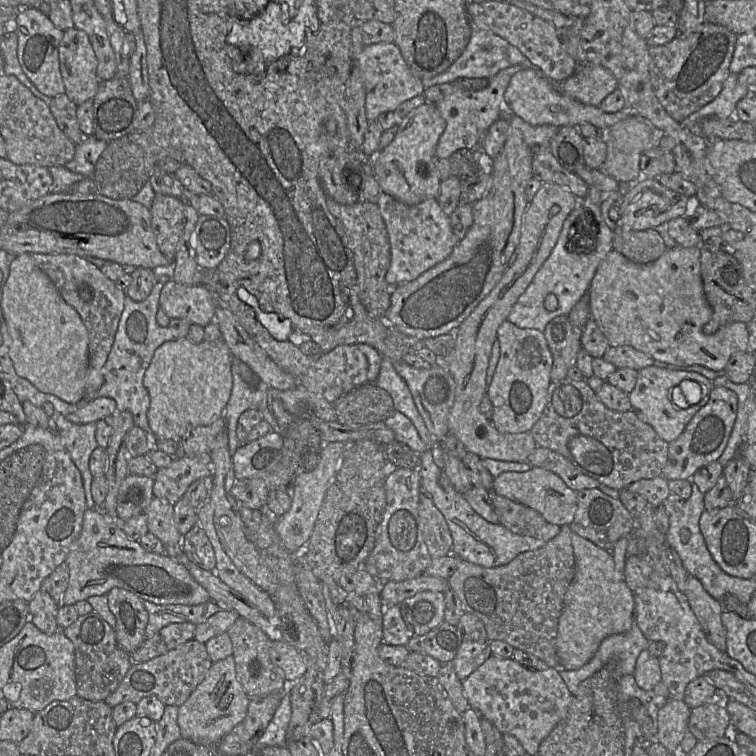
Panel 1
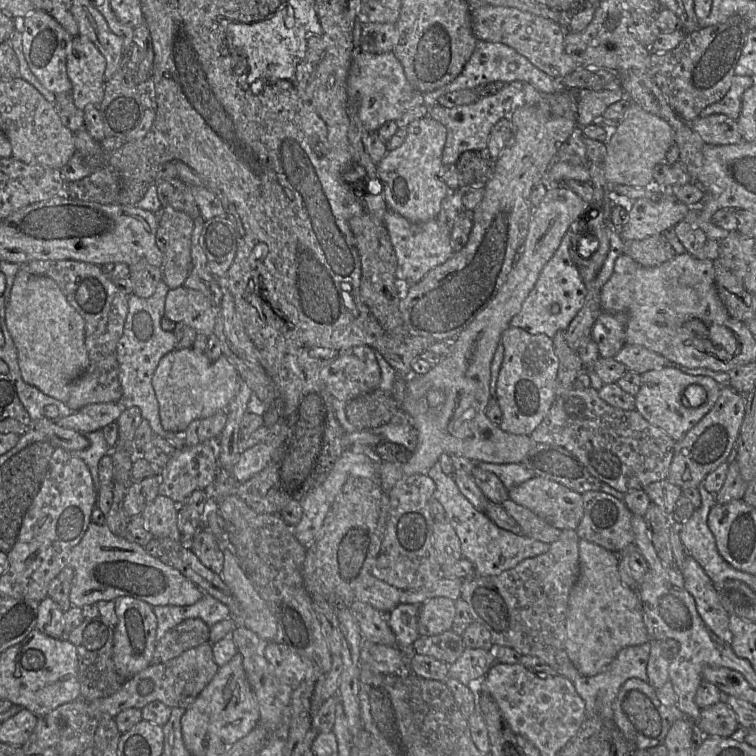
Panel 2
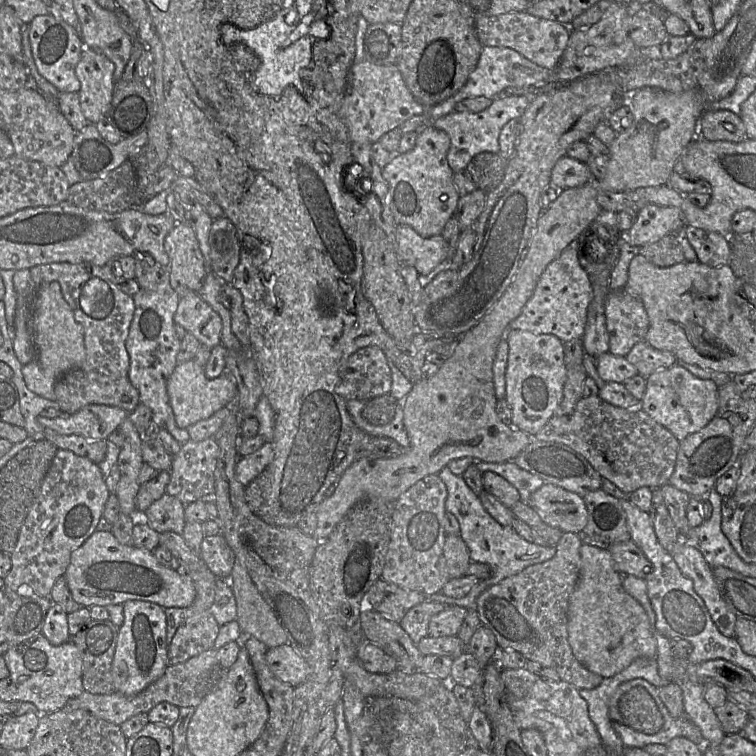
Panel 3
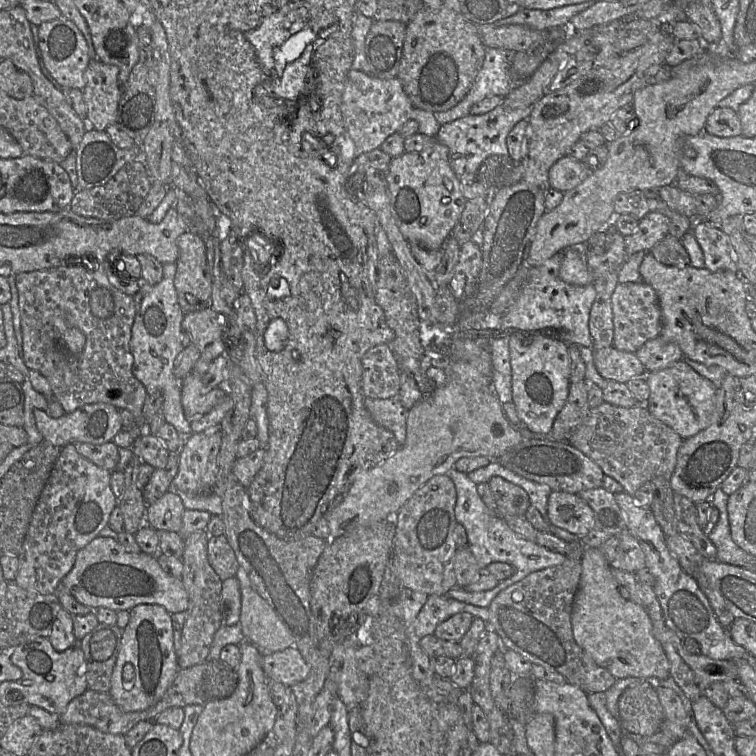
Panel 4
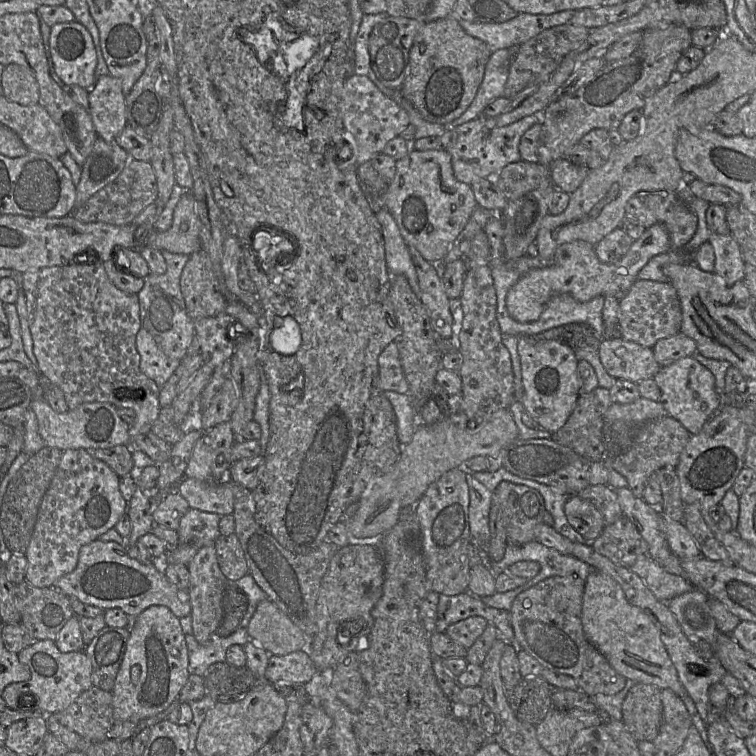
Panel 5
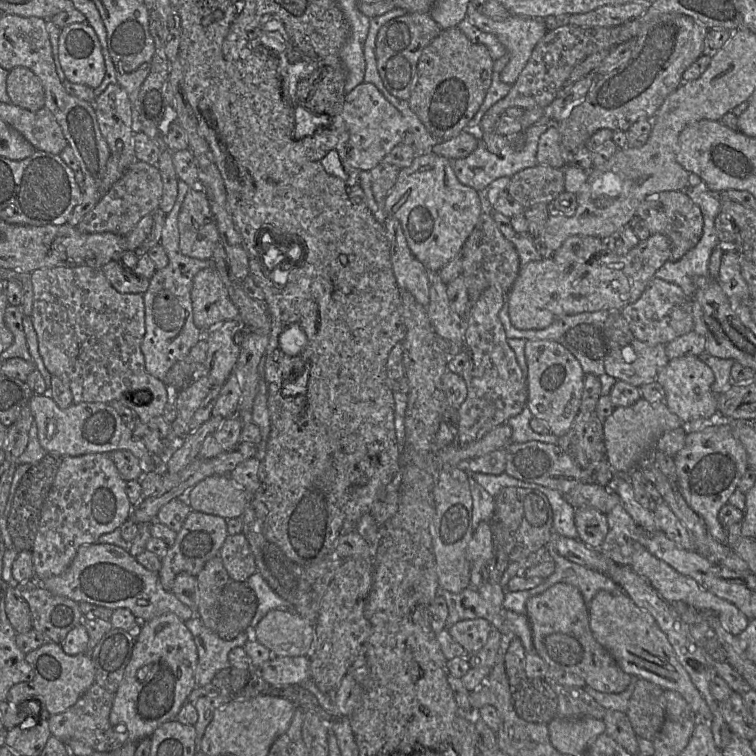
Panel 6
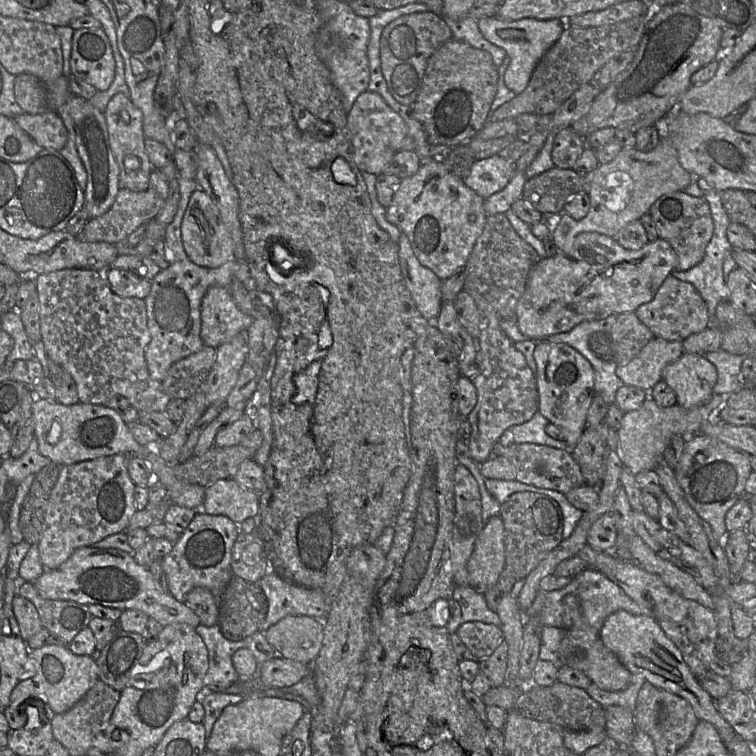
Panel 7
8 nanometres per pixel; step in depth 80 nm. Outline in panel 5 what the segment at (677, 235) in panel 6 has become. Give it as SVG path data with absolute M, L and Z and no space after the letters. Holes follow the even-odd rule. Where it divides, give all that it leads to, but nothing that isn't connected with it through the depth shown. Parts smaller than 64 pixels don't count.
M641 191L628 200L625 212L646 228L662 224L676 250L684 249L698 227L697 215L672 191Z

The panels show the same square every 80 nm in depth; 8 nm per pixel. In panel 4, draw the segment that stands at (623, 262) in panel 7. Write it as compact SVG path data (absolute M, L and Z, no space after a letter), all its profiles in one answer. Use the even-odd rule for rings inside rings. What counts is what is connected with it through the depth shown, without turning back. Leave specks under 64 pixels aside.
M650 212L639 220L637 229L625 237L626 258L649 250L669 234L669 219L662 213ZM574 245L564 250L563 253L559 278L572 285L593 285L593 274L587 265L587 245Z

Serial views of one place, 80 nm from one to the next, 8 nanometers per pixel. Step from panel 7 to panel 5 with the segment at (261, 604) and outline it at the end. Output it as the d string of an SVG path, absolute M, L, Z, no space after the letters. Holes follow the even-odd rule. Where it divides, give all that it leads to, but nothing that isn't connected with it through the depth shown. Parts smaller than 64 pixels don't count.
M228 582L223 594L223 616L216 634L227 637L239 629L247 607L248 599L244 592L236 586L229 586Z

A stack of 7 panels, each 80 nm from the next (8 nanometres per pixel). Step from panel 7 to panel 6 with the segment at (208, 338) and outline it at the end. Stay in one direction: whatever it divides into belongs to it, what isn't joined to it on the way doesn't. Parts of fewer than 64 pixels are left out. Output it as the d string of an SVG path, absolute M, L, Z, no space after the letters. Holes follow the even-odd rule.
M204 268L193 278L191 289L193 320L203 333L227 320L236 320L240 317L239 310L229 298L226 287L221 281L215 268Z

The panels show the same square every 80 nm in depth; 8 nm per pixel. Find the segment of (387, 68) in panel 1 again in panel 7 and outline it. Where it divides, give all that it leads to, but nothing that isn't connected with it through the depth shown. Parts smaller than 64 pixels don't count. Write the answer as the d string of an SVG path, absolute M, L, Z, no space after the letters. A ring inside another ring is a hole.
M369 89L357 97L349 111L348 127L356 165L361 171L376 175L384 171L408 135L404 118L393 110L380 94Z

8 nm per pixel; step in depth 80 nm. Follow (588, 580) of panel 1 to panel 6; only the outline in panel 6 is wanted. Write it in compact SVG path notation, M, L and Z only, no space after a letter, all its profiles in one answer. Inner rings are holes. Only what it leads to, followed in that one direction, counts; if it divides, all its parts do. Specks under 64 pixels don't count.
M599 591L587 604L589 625L595 639L627 674L648 680L664 690L679 693L694 711L698 722L709 723L711 711L678 661L665 633L649 612L636 606L623 591Z

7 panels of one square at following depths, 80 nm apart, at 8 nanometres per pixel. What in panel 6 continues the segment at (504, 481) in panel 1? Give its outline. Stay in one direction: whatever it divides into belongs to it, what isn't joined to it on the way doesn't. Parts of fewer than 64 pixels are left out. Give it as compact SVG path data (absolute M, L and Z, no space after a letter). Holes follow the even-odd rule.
M580 507L575 509L574 522L579 539L591 548L599 548L608 533L607 515L601 511Z

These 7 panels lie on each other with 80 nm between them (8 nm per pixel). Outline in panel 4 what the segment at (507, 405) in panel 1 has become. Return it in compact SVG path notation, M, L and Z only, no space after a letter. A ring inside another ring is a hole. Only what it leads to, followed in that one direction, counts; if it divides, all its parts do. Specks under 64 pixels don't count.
M512 334L509 345L512 398L517 414L531 432L549 434L569 394L571 384L569 345L548 337L521 334Z

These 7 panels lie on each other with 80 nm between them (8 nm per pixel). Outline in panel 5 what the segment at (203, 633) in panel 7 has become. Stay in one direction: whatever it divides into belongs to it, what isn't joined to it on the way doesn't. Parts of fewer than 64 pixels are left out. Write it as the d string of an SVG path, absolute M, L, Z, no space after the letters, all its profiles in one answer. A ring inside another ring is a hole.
M187 616L186 643L189 651L189 672L204 676L208 667L217 662L225 662L226 651L233 645L244 646L250 641L245 628L239 628L230 636L221 637L213 633L204 644L199 644L193 636L192 620Z

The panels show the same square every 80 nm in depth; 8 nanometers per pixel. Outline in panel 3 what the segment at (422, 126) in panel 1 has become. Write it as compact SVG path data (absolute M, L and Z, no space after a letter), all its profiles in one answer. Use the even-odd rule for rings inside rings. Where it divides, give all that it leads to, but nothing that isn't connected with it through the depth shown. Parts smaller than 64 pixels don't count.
M431 123L418 130L413 149L405 153L393 154L388 164L382 169L383 177L388 186L387 204L396 223L412 227L424 238L441 235L446 223L458 210L461 195L454 184L455 172L447 160L449 148L450 138L448 134L435 128Z

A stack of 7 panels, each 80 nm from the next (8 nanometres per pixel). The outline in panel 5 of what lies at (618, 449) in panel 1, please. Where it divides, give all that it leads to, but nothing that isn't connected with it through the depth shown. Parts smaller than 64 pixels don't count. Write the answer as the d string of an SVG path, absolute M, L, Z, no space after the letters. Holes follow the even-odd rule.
M664 416L648 421L639 426L634 433L632 443L627 451L620 457L613 460L610 465L607 465L605 461L602 462L608 469L615 470L621 474L627 480L627 487L632 491L634 496L642 499L647 480L653 476L658 469L665 466L672 466L676 468L679 456L686 446L689 438L689 432L677 420L670 416Z

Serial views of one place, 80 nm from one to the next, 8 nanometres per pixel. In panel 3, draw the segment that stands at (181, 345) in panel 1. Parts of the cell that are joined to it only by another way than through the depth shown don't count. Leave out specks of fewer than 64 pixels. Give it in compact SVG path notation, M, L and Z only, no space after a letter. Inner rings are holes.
M194 360L177 364L167 380L167 394L172 407L176 424L186 429L189 425L211 417L221 408L229 405L238 393L234 376L225 371L219 377L208 379L205 368Z

